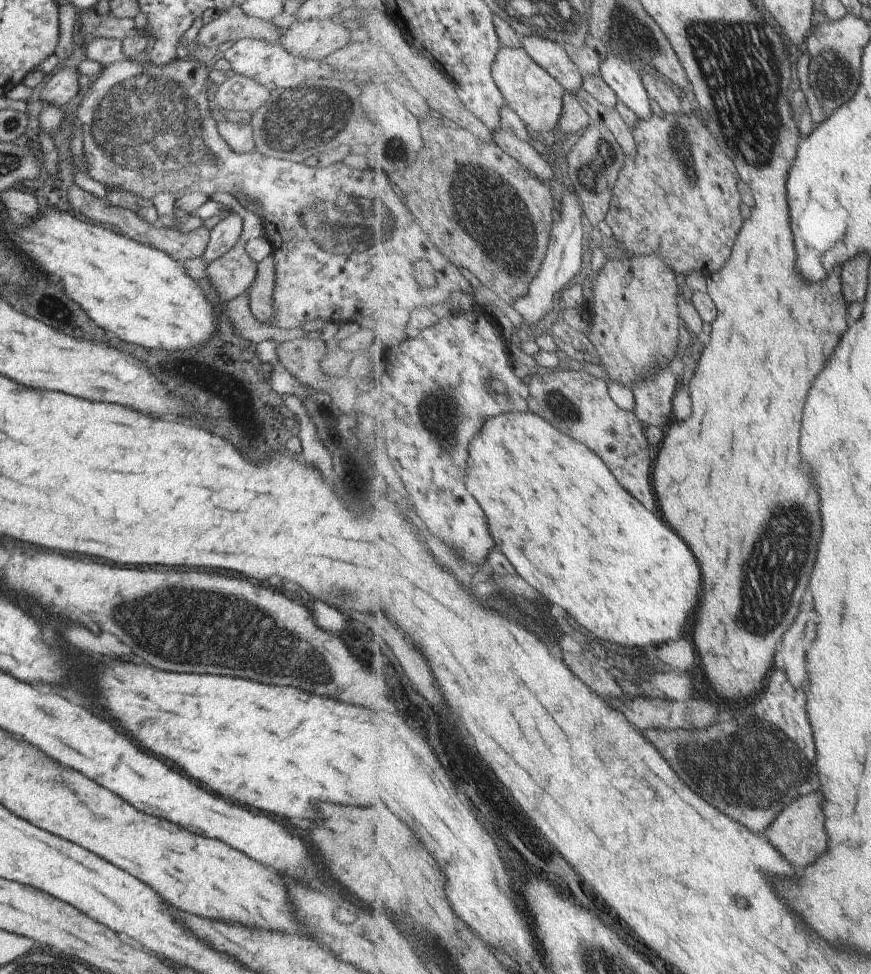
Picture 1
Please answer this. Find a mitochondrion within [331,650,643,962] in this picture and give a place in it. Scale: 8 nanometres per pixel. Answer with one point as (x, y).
(402, 851)

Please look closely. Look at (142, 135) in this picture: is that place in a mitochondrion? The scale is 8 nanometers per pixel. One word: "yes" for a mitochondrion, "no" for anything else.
yes

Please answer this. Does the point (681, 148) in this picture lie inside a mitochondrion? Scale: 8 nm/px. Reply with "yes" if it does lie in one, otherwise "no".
yes

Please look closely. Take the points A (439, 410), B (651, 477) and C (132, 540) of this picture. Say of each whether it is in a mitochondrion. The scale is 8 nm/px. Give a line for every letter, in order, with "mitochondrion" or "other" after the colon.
A: mitochondrion
B: other
C: other

